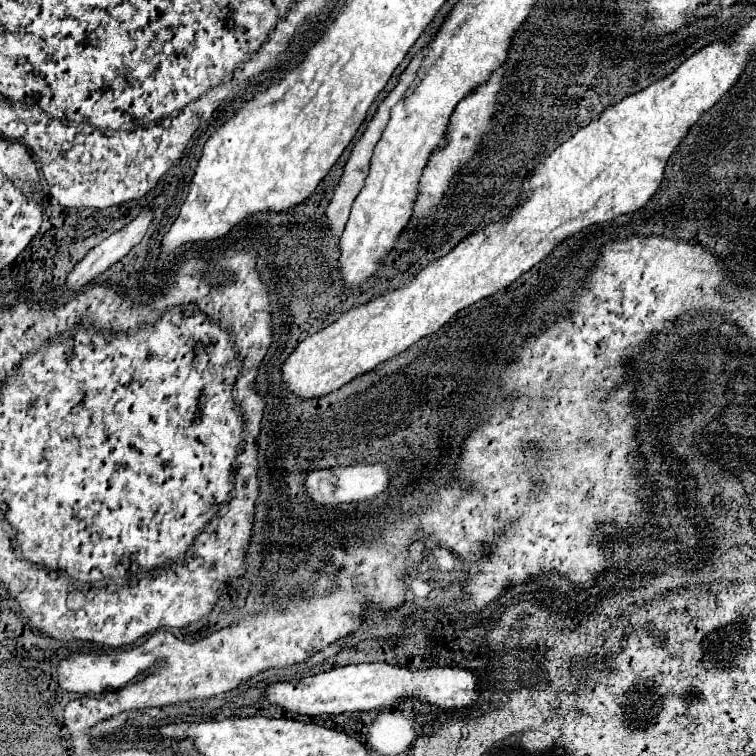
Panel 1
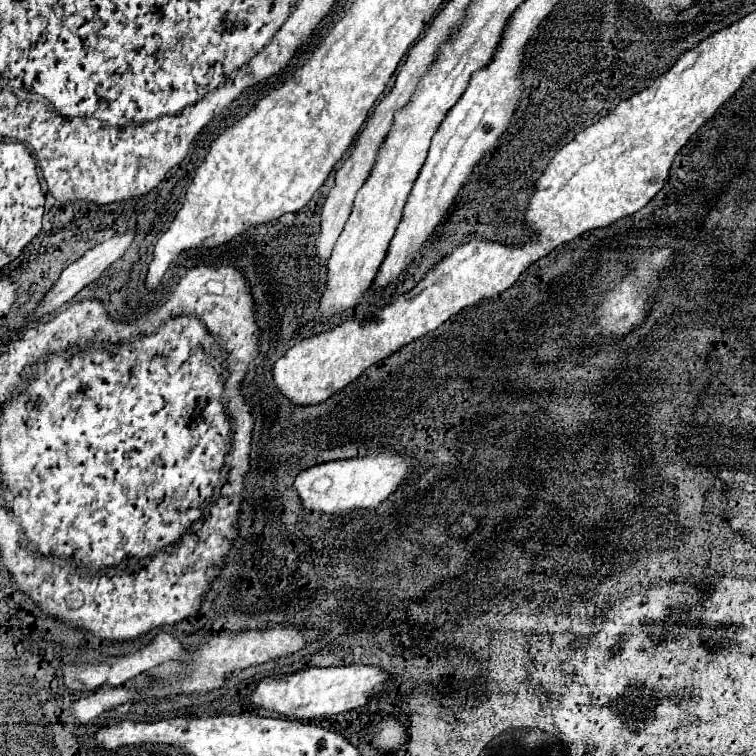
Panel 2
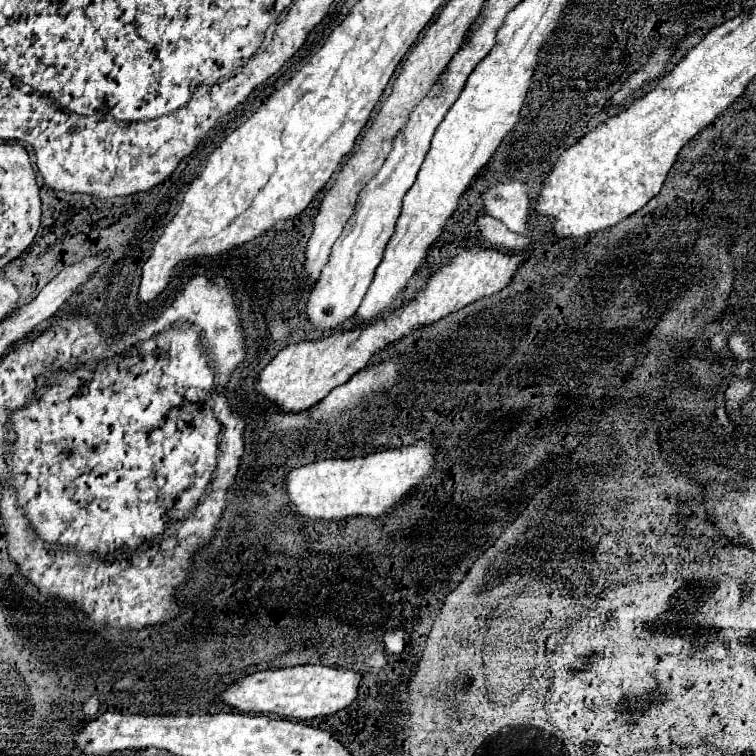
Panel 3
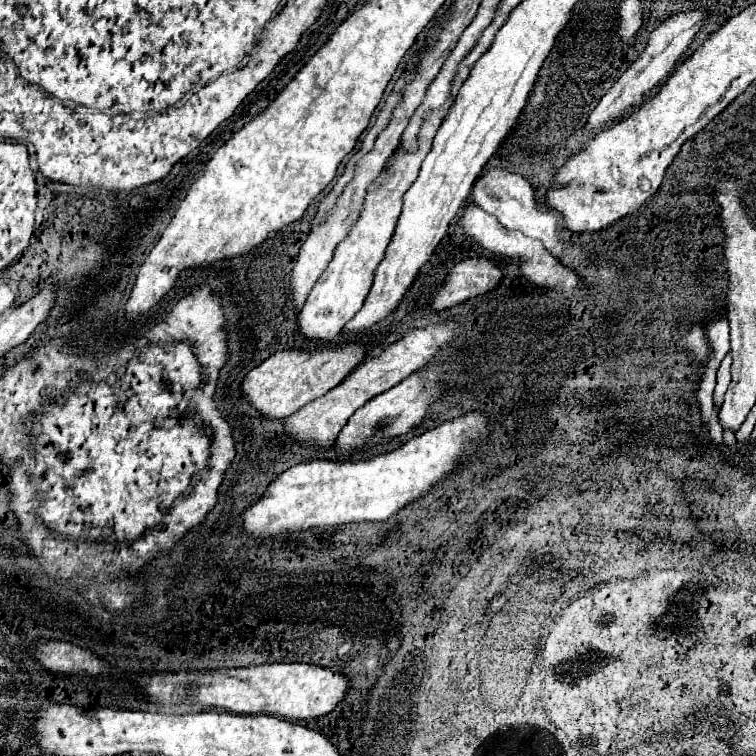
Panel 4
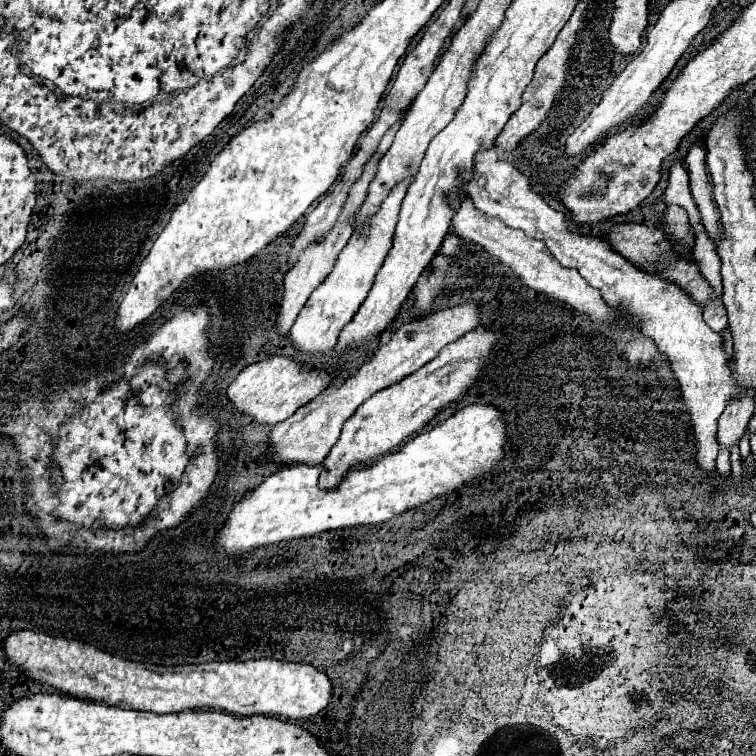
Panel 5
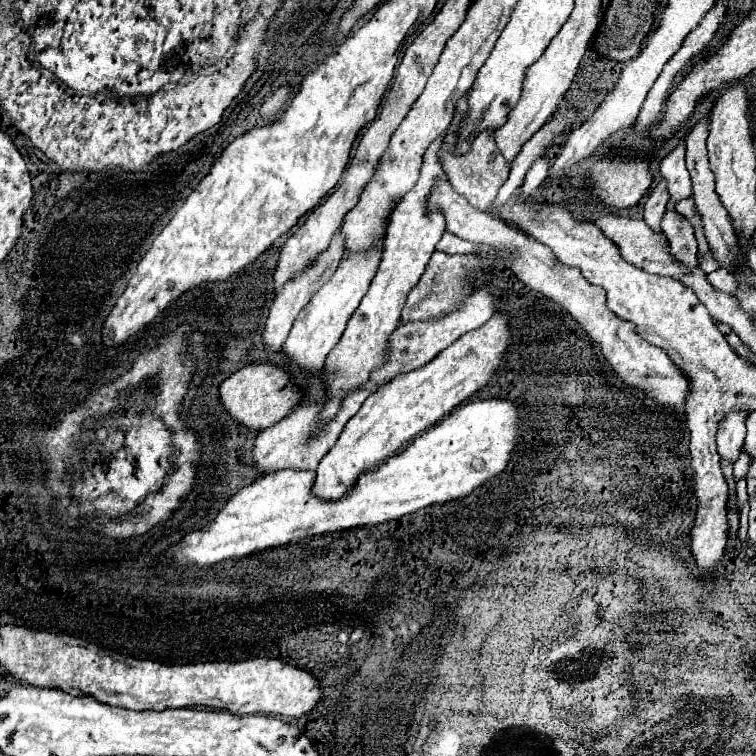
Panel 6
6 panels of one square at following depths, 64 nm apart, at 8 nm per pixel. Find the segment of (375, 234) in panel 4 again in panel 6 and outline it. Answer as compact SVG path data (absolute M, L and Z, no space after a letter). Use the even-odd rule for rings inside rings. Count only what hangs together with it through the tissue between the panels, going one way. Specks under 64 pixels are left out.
M376 248L372 256L342 256L334 276L324 284L324 288L320 288L320 292L316 292L316 296L312 296L304 312L300 312L300 316L296 318L288 340L284 342L282 352L290 362L304 368L306 372L324 366L328 352L336 346L348 324L348 316L352 316L356 304L360 304L360 300L364 298L364 292L368 290L368 284L376 274L376 264L380 264L380 248Z

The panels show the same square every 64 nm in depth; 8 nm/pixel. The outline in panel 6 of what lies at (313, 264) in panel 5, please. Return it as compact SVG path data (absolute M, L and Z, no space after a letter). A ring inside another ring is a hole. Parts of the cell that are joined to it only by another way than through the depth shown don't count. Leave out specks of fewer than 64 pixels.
M336 232L336 236L332 236L332 244L324 250L324 256L320 256L320 260L316 260L316 264L310 264L308 268L304 268L304 272L300 272L300 276L296 280L290 280L276 296L272 308L270 308L270 316L266 322L266 330L264 330L264 344L280 350L284 340L288 338L288 332L296 320L296 316L300 314L300 310L310 302L310 298L330 280L330 276L334 274L334 270L338 268L340 262L340 232Z

